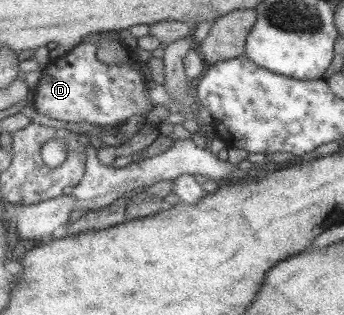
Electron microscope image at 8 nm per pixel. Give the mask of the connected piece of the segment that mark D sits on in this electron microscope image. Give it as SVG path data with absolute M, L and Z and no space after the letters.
M81 40L75 44L73 48L60 57L50 60L49 64L44 67L41 72L41 78L37 80L36 86L33 88L33 107L39 114L46 115L47 118L55 120L63 120L73 124L75 122L88 122L97 126L118 126L120 127L127 118L139 114L139 116L147 116L147 113L154 105L149 103L149 97L145 95L145 79L141 73L137 73L137 69L133 69L132 64L117 63L105 64L97 60L96 57L97 44L89 42L89 40Z

